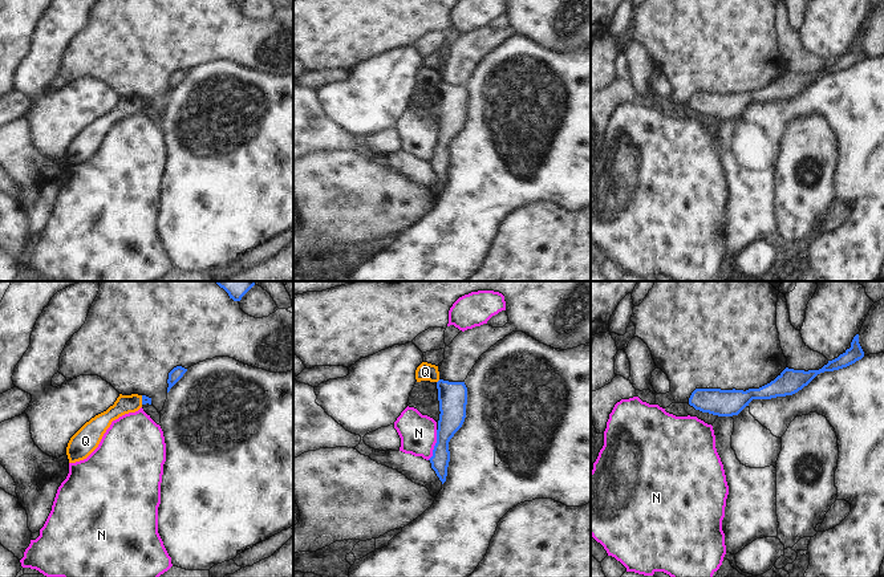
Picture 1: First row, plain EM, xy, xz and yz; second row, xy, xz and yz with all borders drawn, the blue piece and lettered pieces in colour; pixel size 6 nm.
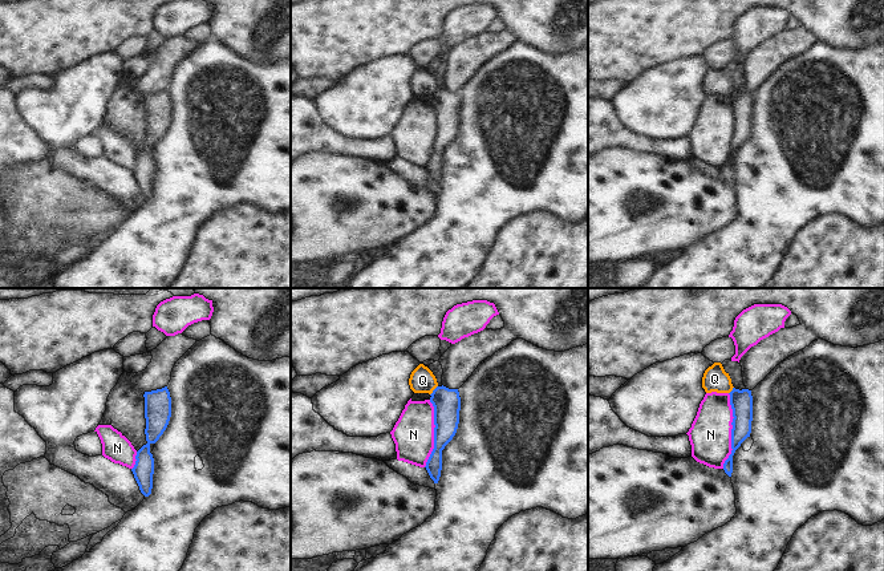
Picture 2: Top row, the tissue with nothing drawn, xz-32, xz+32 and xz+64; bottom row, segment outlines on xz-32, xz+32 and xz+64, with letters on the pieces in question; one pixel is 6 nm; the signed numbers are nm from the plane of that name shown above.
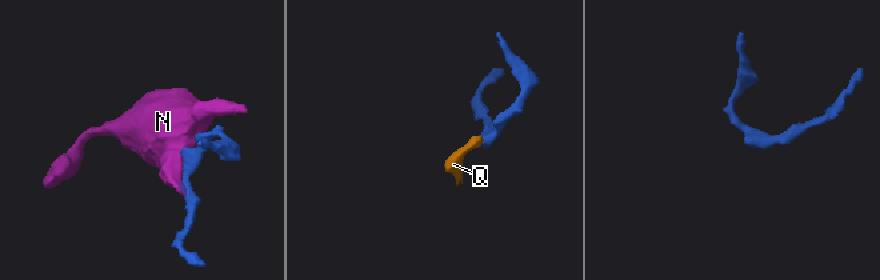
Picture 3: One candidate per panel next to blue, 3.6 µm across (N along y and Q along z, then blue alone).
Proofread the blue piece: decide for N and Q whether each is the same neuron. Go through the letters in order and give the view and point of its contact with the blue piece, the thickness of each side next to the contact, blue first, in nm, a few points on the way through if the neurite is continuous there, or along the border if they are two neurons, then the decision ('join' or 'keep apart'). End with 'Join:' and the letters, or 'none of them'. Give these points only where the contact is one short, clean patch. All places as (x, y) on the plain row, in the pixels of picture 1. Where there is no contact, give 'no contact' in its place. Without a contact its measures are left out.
N: meets blue in xz at (436, 147); 160 nm thick on the blue side, 220 nm on the other; keep apart
Q: meets blue in xz at (438, 84); 180 nm thick on the blue side, 110 nm on the other; border along xz (440, 82), (437, 85); keep apart
Join: none of them

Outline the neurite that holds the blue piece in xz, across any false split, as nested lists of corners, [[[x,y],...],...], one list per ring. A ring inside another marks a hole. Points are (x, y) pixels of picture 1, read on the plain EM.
[[[437,85],[439,103],[439,123],[437,133],[437,146],[433,159],[429,162],[431,171],[442,184],[446,184],[450,164],[449,145],[462,130],[466,121],[467,90],[465,85]]]

